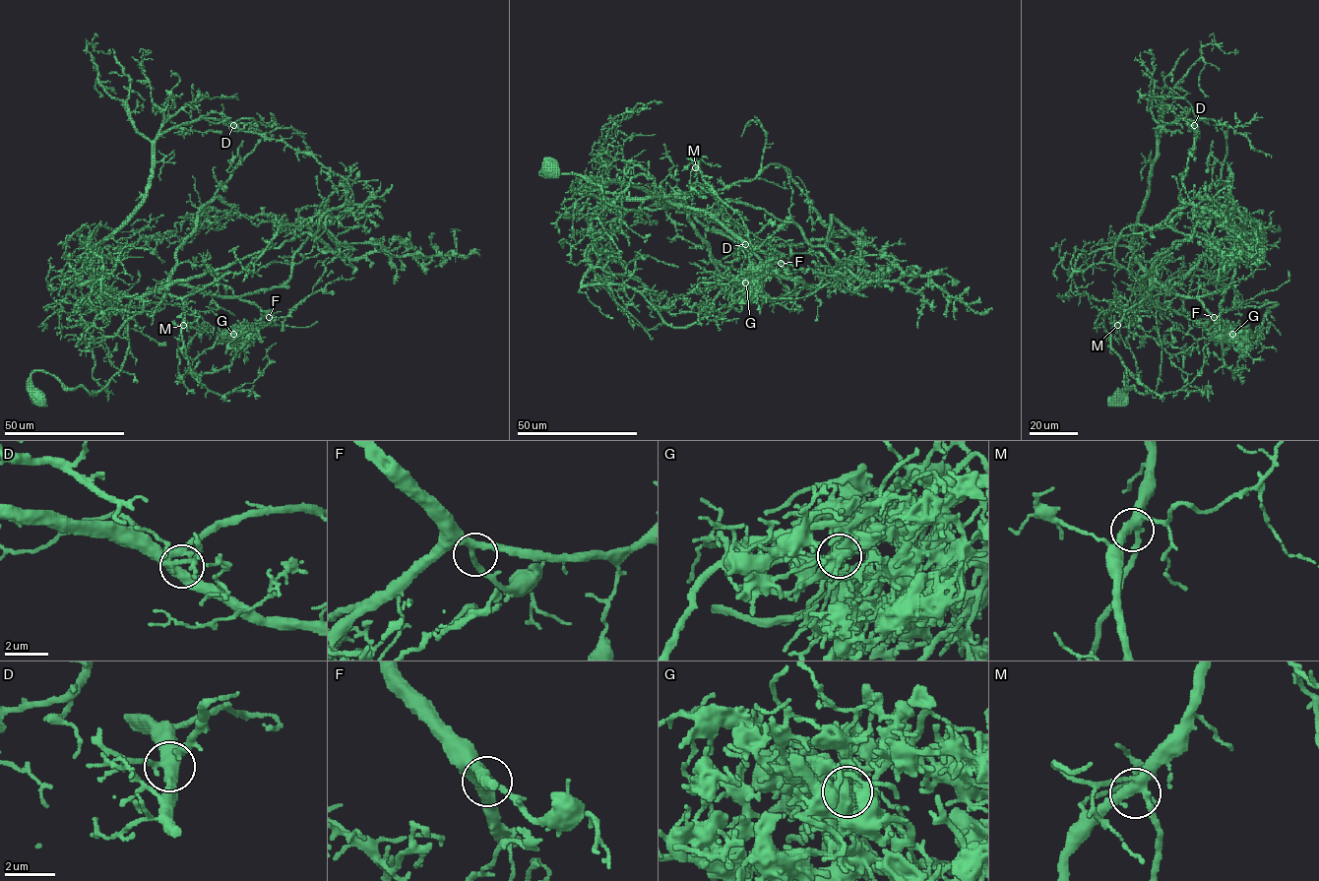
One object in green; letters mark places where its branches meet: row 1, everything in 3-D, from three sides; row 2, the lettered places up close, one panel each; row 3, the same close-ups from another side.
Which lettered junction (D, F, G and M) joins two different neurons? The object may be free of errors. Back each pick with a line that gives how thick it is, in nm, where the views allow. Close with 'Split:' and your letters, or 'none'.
G: 280 nm thick
Split: G

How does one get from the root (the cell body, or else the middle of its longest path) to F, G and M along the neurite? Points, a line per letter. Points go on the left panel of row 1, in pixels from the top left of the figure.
F: (35, 395), (35, 371), (70, 388), (101, 390), (126, 354), (131, 299), (168, 283), (253, 302), (269, 317)
G: (35, 395), (35, 371), (101, 390), (126, 354), (131, 299), (170, 283), (236, 296), (264, 314), (233, 334)
M: (35, 395), (35, 371), (70, 388), (101, 390), (125, 356), (133, 298), (178, 296), (183, 325)

